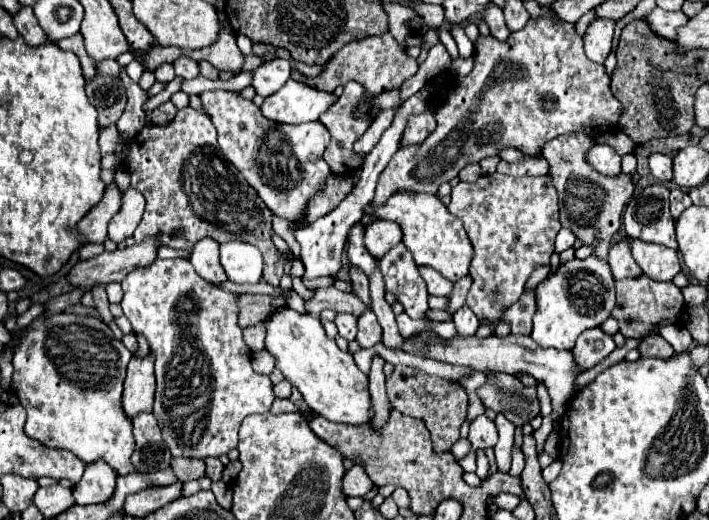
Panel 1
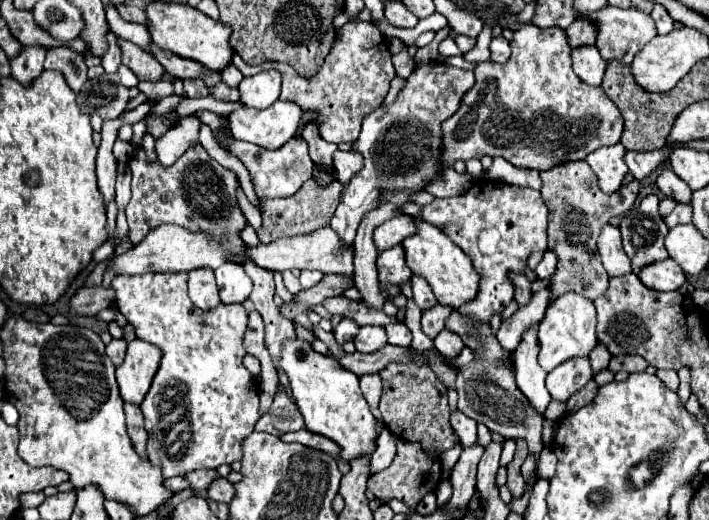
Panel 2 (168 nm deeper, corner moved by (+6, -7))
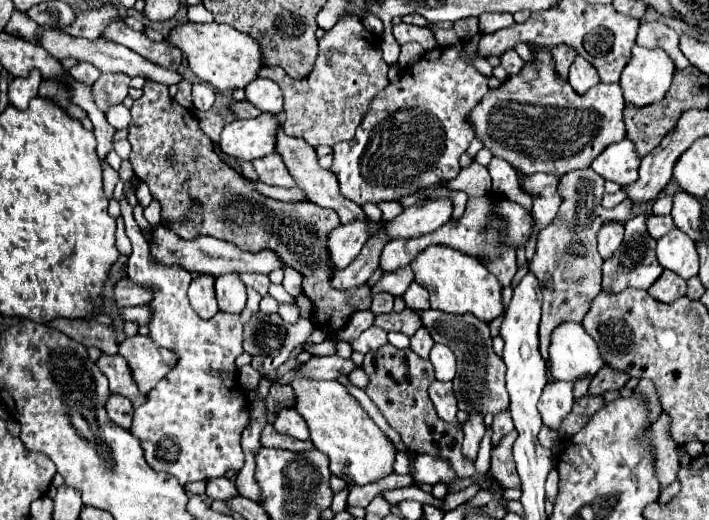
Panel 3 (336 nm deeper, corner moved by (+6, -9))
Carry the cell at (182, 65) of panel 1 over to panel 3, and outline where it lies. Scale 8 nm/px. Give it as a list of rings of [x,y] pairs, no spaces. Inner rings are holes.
[[[206,83],[192,85],[192,103],[198,111],[208,111],[214,105],[214,89]]]

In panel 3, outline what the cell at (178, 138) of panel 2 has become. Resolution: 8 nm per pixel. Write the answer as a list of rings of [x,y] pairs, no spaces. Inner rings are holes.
[[[155,199],[144,208],[144,217],[149,222],[149,224],[156,229],[161,222],[161,206],[159,202]]]

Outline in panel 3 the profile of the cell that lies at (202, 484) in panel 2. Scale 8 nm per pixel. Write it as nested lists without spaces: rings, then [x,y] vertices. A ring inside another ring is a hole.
[[[216,477],[216,479],[208,479],[206,481],[206,495],[210,499],[220,499],[220,501],[226,501],[230,499],[232,495],[238,495],[234,483],[226,477]]]

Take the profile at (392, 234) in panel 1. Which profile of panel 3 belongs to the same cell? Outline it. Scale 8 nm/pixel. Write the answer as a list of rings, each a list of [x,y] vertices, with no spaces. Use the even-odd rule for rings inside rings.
[[[430,199],[412,207],[406,207],[398,217],[384,223],[388,241],[414,239],[436,231],[442,223],[452,217],[450,199]]]

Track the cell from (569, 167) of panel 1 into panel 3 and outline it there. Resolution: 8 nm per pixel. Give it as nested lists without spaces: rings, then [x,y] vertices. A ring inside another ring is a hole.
[[[576,169],[560,177],[558,191],[562,195],[562,205],[552,219],[550,225],[546,225],[538,233],[538,245],[536,255],[530,261],[532,273],[540,279],[540,289],[544,295],[542,301],[542,321],[540,321],[540,351],[544,359],[548,359],[548,339],[556,325],[560,325],[562,319],[576,319],[580,321],[592,299],[602,291],[602,263],[596,249],[596,233],[598,229],[608,221],[628,221],[632,217],[632,201],[624,199],[614,209],[602,207],[604,197],[604,179],[594,169]]]

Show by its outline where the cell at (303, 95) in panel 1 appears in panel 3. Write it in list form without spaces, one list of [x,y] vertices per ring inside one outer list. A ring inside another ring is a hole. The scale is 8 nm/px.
[[[262,113],[254,119],[236,119],[224,125],[220,147],[234,159],[258,159],[276,151],[280,119],[274,113]]]

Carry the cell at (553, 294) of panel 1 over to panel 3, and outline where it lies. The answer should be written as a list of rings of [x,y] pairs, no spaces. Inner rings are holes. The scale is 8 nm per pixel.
[[[564,321],[552,331],[548,363],[552,377],[564,381],[592,377],[604,365],[596,341],[576,321]]]

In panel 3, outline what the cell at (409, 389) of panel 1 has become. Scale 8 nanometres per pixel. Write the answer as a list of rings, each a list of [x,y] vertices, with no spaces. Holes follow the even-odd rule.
[[[390,343],[380,347],[378,351],[370,351],[364,357],[362,363],[364,371],[370,377],[366,393],[370,399],[378,405],[386,421],[400,433],[404,445],[408,451],[414,455],[432,455],[438,459],[444,459],[452,463],[450,467],[456,471],[460,477],[472,477],[474,481],[482,483],[484,475],[478,475],[474,469],[474,463],[464,463],[462,451],[460,451],[460,439],[462,439],[462,429],[452,427],[450,423],[444,423],[438,415],[436,409],[428,397],[428,387],[434,383],[434,367],[428,359],[418,357],[410,349],[398,349]]]

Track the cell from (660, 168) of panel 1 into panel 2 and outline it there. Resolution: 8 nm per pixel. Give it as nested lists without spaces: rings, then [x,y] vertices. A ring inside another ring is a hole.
[[[664,169],[658,175],[656,185],[666,197],[672,197],[676,203],[690,203],[692,201],[692,189],[672,169]]]

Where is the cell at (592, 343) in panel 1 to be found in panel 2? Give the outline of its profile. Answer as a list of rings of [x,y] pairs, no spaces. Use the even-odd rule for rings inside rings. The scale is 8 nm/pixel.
[[[576,357],[548,373],[546,389],[554,401],[564,403],[568,401],[568,397],[572,397],[572,393],[580,391],[582,385],[588,383],[590,379],[592,379],[592,371],[588,357]]]

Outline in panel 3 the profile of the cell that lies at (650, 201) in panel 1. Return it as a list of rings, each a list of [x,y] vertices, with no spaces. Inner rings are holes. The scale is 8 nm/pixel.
[[[638,215],[626,221],[626,233],[620,249],[612,259],[606,259],[602,265],[602,289],[604,291],[622,291],[624,287],[648,289],[664,271],[664,267],[656,259],[656,239],[648,233],[646,227],[648,215]]]

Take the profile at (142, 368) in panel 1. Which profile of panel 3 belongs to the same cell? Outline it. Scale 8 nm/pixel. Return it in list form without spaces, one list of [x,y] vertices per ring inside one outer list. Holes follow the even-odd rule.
[[[134,335],[118,345],[118,353],[128,361],[134,383],[140,393],[148,393],[176,363],[176,355],[152,343],[152,339]]]

